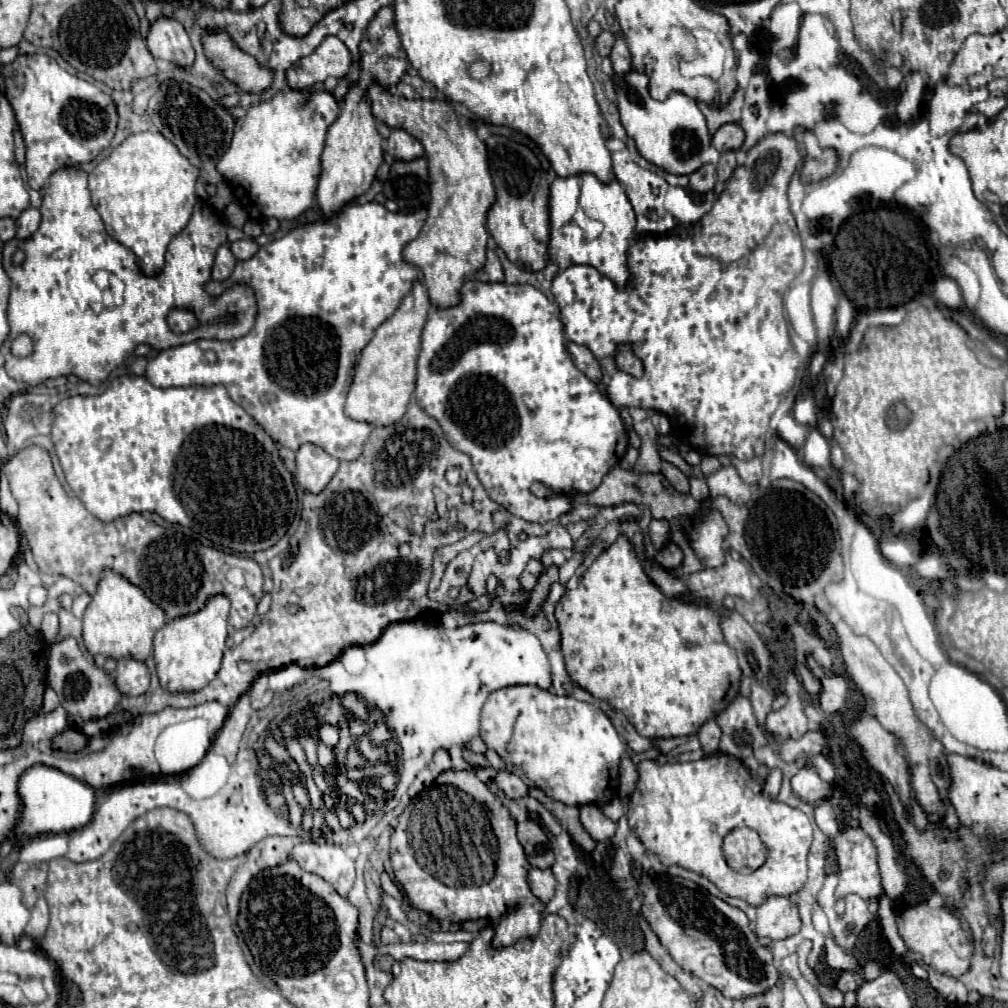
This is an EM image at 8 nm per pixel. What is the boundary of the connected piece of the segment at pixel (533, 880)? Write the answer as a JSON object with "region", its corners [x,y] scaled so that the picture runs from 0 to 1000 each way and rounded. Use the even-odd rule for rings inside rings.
{"region":[[[526,862],[524,864],[524,878],[528,886],[538,894],[544,896],[550,890],[550,878],[552,872],[546,862]]]}

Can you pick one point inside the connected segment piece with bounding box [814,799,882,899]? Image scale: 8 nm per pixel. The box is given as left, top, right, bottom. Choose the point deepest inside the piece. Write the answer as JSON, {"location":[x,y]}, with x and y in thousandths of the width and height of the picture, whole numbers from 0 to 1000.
{"location":[849,847]}

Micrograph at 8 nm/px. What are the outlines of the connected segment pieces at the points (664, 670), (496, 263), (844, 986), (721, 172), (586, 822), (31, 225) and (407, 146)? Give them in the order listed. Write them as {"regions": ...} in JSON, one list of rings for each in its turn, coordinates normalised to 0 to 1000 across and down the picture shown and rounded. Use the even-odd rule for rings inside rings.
{"regions":[[[[615,531],[609,541],[583,563],[571,584],[562,584],[550,610],[558,632],[558,650],[565,676],[619,707],[637,731],[653,733],[688,729],[702,713],[708,713],[718,705],[720,693],[724,697],[732,689],[736,668],[730,646],[718,638],[714,612],[700,602],[663,594],[643,570],[639,570],[639,564],[631,551],[627,551],[627,543],[623,543],[619,531]]],[[[488,247],[482,249],[482,263],[472,271],[472,277],[480,279],[480,281],[500,279],[500,269],[498,269],[496,257],[494,257],[494,253]]],[[[835,965],[833,971],[831,971],[831,975],[829,975],[829,979],[831,979],[835,985],[839,985],[839,983],[849,983],[849,971],[847,971],[847,967],[845,967],[845,965]]],[[[720,150],[720,152],[714,152],[714,160],[710,164],[710,170],[712,170],[712,180],[720,180],[726,170],[730,168],[730,152],[728,150]]],[[[591,799],[575,801],[575,814],[581,820],[581,824],[587,828],[589,834],[603,832],[603,830],[607,830],[607,824],[611,824],[609,814],[605,814]]],[[[30,205],[26,209],[20,211],[20,215],[16,217],[16,235],[18,237],[28,237],[30,233],[34,233],[34,229],[40,223],[40,209]]],[[[389,128],[387,136],[383,138],[383,150],[393,156],[393,158],[413,158],[417,154],[421,154],[421,146],[419,142],[415,142],[413,136],[409,136],[407,132],[403,132],[401,128]]]]}

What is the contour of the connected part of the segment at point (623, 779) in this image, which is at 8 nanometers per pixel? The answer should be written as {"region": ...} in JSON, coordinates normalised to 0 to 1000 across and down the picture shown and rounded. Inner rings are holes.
{"region":[[[619,751],[617,757],[615,757],[615,793],[619,791],[625,791],[631,783],[631,775],[633,775],[633,765],[631,765],[631,759],[627,757],[625,751]]]}

